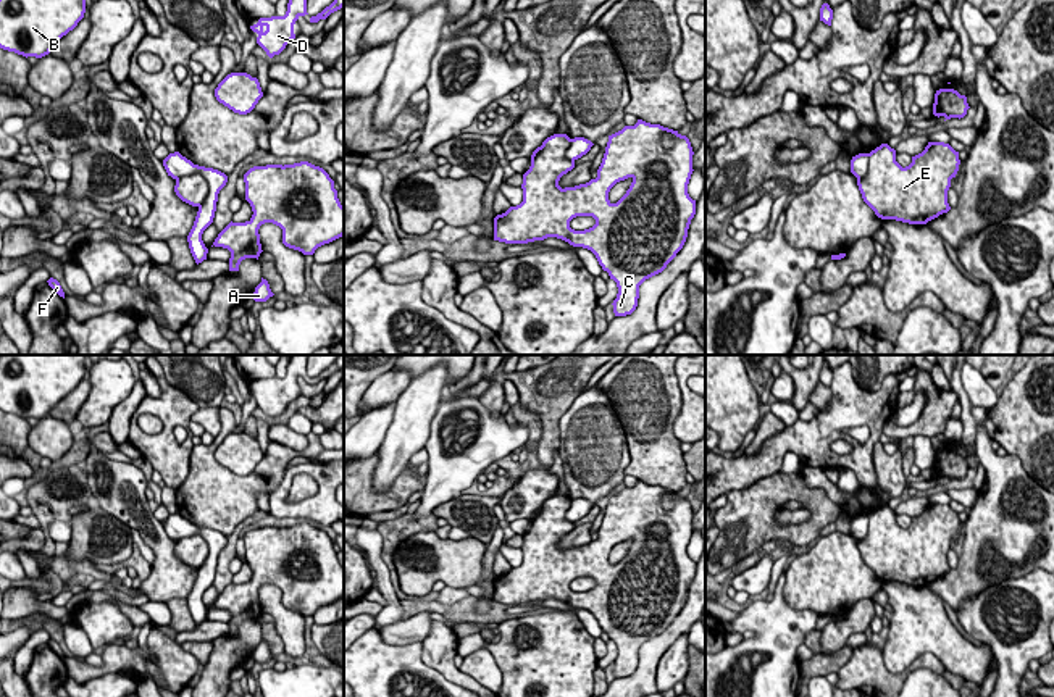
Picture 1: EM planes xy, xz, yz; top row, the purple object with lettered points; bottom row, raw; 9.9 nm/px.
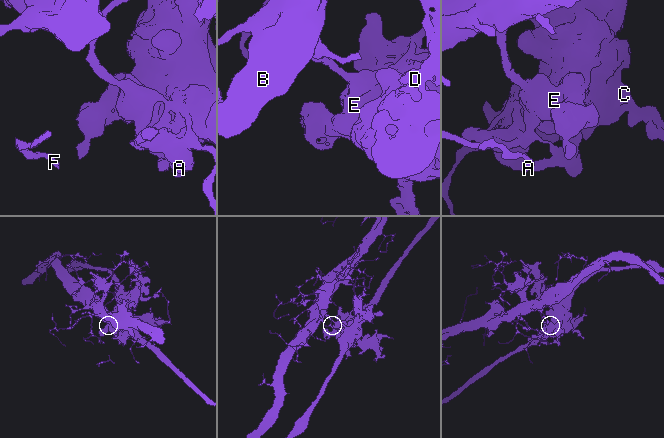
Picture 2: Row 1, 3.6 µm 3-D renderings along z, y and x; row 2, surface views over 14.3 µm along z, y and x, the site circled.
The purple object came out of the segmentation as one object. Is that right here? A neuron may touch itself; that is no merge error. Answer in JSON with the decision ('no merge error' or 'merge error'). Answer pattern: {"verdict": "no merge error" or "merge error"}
{"verdict": "merge error"}

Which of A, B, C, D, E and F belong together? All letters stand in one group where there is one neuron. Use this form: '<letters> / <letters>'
A C D E / B F

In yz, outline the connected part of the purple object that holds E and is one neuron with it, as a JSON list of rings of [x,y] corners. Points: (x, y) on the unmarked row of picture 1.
[[[928,503],[906,529],[896,523],[896,511],[881,505],[868,515],[868,534],[857,547],[878,579],[926,586],[951,571],[947,552],[959,526],[959,513],[944,503]]]

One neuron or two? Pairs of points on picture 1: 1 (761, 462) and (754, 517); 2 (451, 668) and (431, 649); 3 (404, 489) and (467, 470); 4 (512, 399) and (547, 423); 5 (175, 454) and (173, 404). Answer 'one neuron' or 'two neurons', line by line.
1: two neurons
2: one neuron
3: two neurons
4: two neurons
5: one neuron

